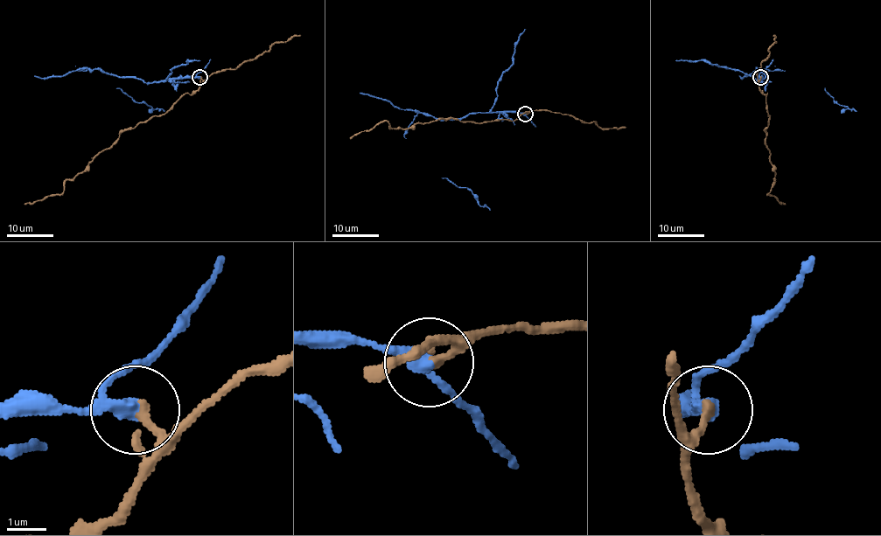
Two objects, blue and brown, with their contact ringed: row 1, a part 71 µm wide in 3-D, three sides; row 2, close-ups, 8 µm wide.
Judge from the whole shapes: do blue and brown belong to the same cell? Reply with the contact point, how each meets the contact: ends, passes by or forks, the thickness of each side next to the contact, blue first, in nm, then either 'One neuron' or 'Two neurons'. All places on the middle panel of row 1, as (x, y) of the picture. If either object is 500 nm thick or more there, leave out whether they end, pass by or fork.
Place: (525, 114). At the ring blue passes by. At the ring brown ends. Thickness 280 nm (blue) against 240 nm. Two neurons

